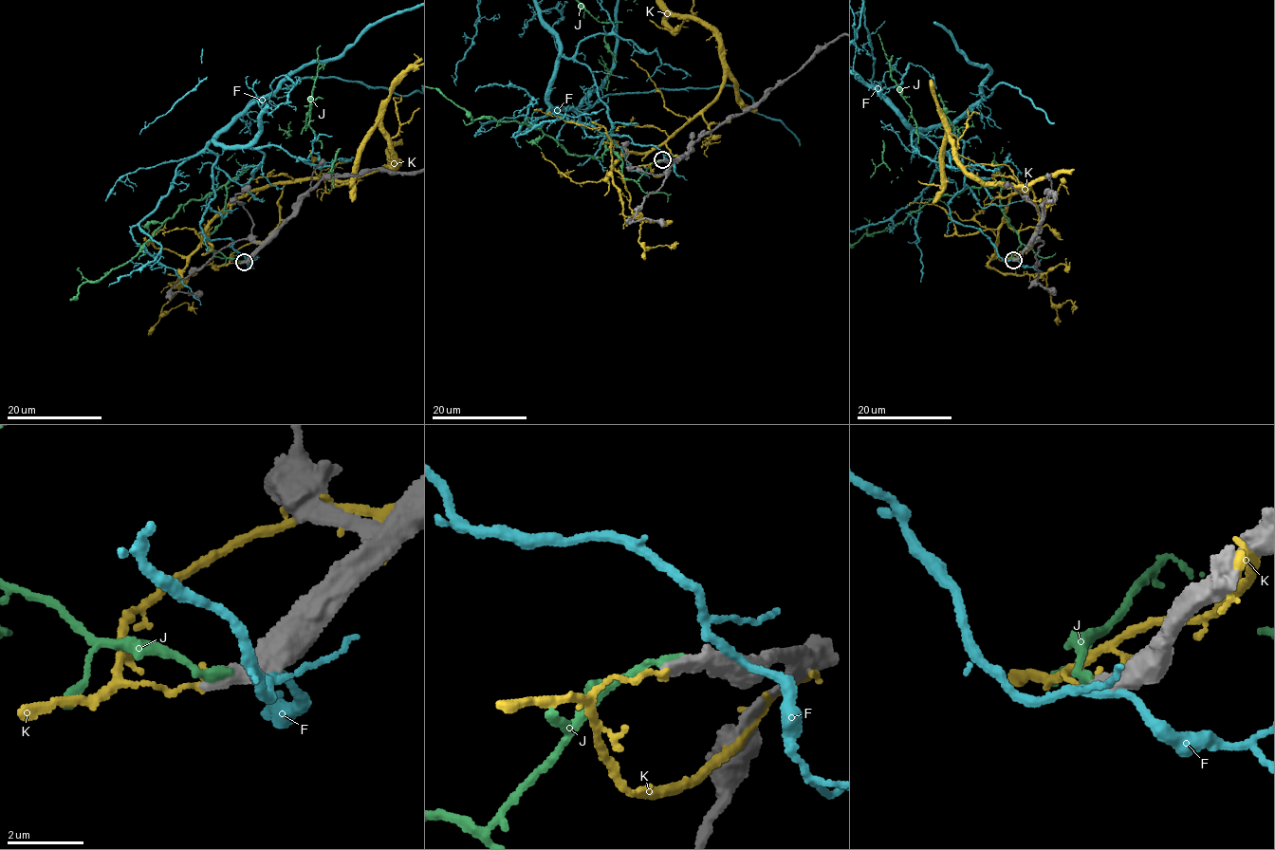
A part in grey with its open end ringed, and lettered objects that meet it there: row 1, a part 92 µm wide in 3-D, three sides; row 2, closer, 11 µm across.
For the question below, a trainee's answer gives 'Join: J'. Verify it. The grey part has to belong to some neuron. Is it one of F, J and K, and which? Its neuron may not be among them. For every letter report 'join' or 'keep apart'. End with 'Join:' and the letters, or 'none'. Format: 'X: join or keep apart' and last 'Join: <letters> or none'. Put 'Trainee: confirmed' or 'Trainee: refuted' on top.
Trainee: refuted
F: keep apart
J: keep apart
K: keep apart
Join: none

